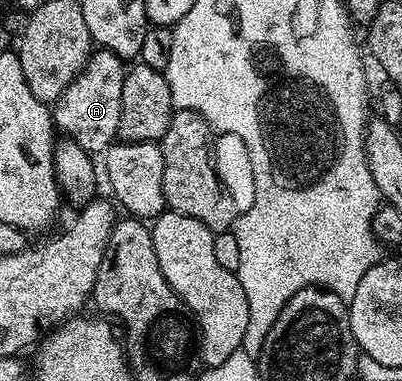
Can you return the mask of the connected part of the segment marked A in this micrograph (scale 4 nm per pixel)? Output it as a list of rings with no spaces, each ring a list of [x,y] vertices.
[[[101,47],[90,53],[89,61],[85,64],[81,74],[71,82],[67,91],[63,91],[63,95],[52,106],[51,112],[56,132],[74,141],[79,147],[83,147],[83,151],[87,151],[90,155],[104,154],[105,150],[118,140],[117,128],[123,103],[123,79],[126,72],[126,62],[116,57],[111,50]]]

